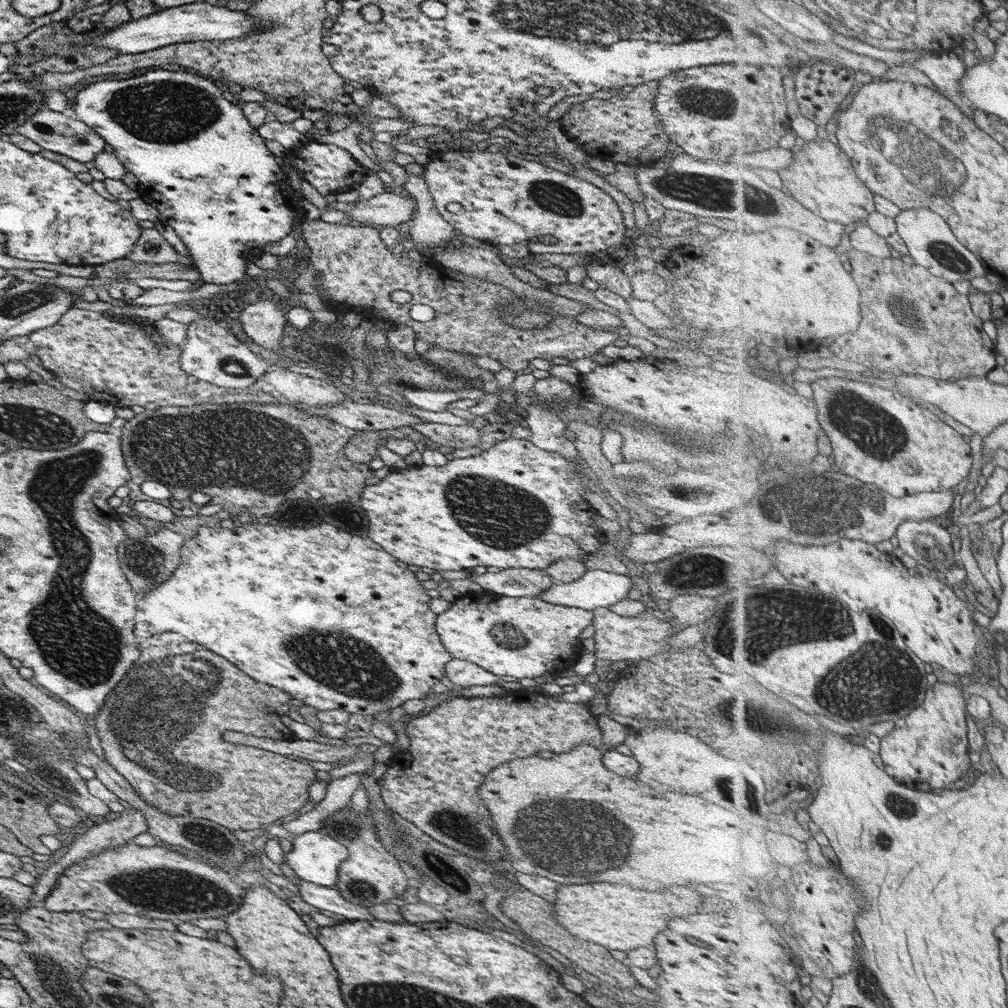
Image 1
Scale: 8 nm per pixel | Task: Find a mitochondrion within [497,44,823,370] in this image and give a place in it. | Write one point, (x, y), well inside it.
(714, 192)

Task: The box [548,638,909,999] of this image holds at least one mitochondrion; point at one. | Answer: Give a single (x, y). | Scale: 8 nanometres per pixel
(724, 780)

